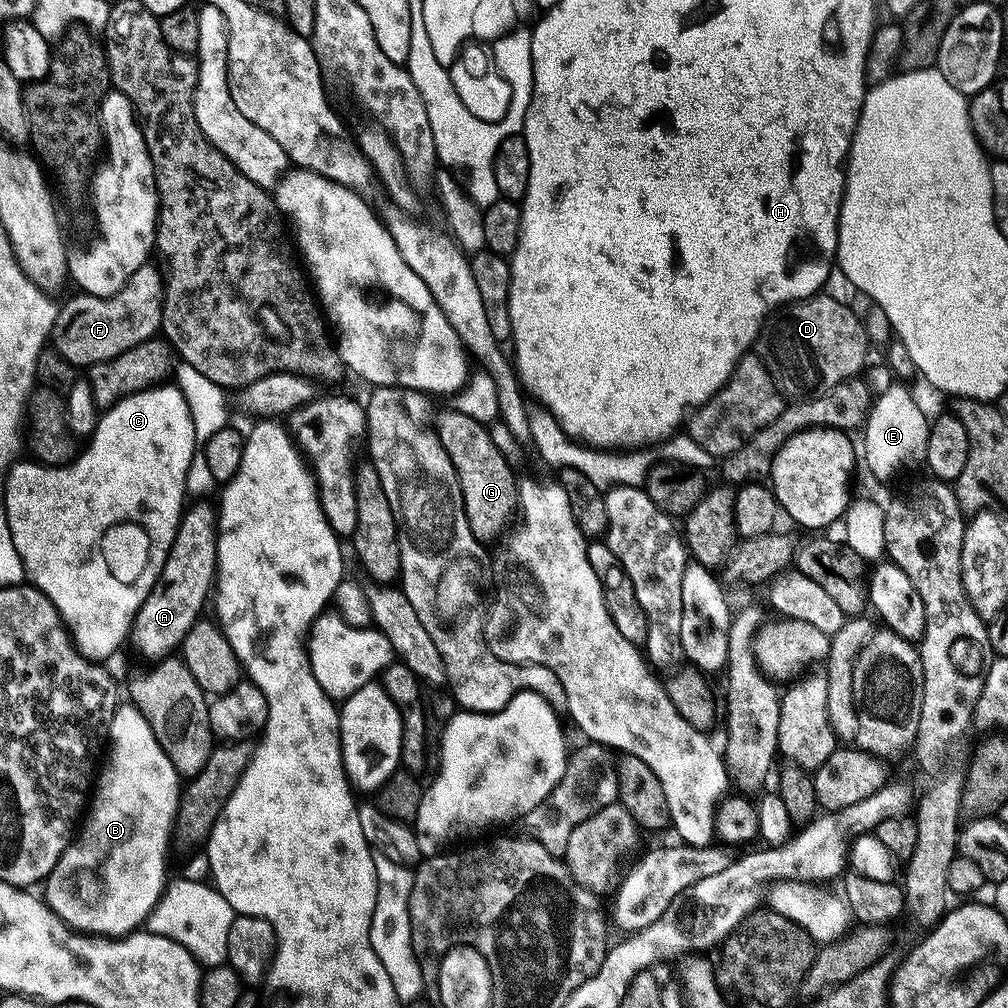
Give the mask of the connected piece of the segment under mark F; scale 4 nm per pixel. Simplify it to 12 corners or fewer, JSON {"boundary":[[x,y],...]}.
{"boundary":[[149,262],[114,296],[59,305],[51,343],[91,366],[160,332],[165,277]]}

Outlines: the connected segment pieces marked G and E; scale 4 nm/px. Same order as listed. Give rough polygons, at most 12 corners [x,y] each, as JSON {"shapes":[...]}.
{"shapes":[[[470,414],[434,427],[460,479],[474,538],[518,512],[517,473]],[[903,383],[879,393],[860,456],[878,480],[924,464],[930,420]]]}

